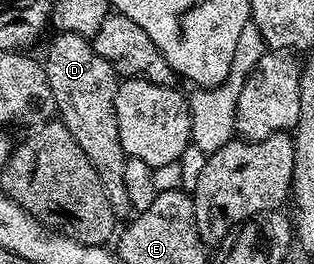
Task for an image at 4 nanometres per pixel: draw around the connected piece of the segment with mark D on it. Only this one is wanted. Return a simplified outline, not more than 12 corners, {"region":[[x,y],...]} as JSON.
{"region":[[86,36],[43,66],[59,122],[95,165],[114,215],[131,208],[115,121],[117,70]]}

